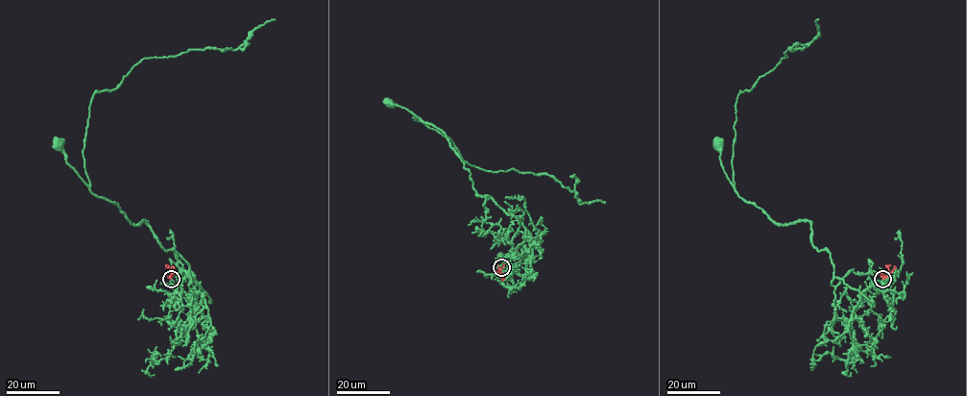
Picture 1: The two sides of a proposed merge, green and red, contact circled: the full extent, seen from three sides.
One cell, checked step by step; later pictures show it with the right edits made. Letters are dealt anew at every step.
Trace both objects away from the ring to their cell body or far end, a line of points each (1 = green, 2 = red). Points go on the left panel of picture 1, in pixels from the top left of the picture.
1: (171, 279), (176, 284), (183, 271), (188, 285), (188, 264), (146, 221), (132, 224), (95, 196), (59, 143)
2: (171, 279), (170, 269), (165, 264)

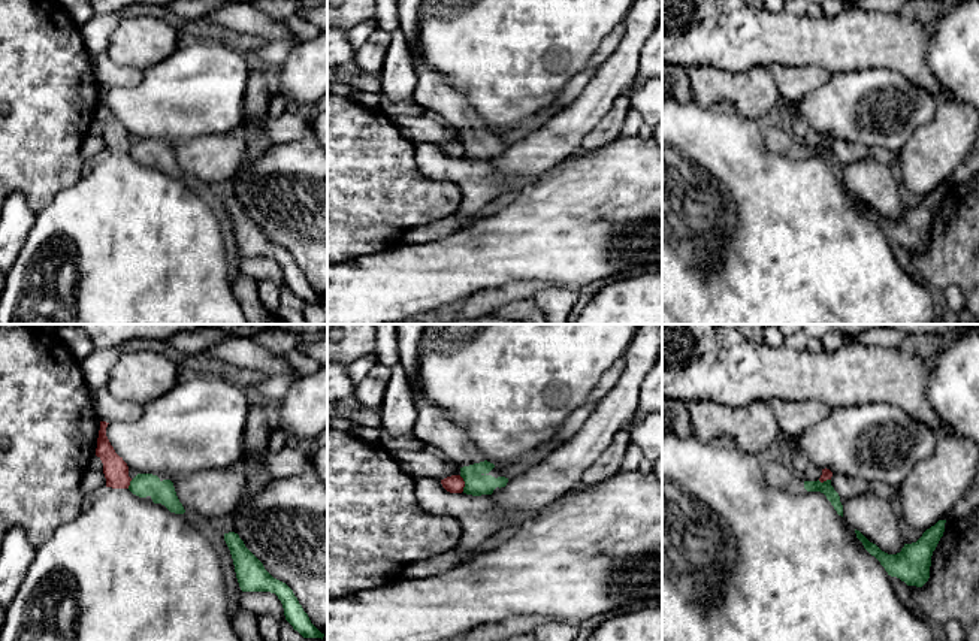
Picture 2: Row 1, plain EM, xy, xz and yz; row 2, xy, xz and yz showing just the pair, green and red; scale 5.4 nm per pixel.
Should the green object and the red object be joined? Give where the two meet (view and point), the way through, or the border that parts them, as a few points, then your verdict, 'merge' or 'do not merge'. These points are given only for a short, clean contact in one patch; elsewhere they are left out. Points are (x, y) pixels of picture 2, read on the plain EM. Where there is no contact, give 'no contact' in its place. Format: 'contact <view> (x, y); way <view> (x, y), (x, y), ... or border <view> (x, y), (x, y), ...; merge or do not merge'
contact xz (465, 148); border xz (459, 141), (464, 147), (464, 156); do not merge

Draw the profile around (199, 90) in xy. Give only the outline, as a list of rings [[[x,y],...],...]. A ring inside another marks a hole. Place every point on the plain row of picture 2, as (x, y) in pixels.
[[[185,40],[170,57],[143,70],[142,81],[138,85],[109,88],[106,102],[115,118],[139,139],[185,140],[206,134],[227,134],[241,126],[245,114],[247,82],[248,66],[244,55],[223,42]]]

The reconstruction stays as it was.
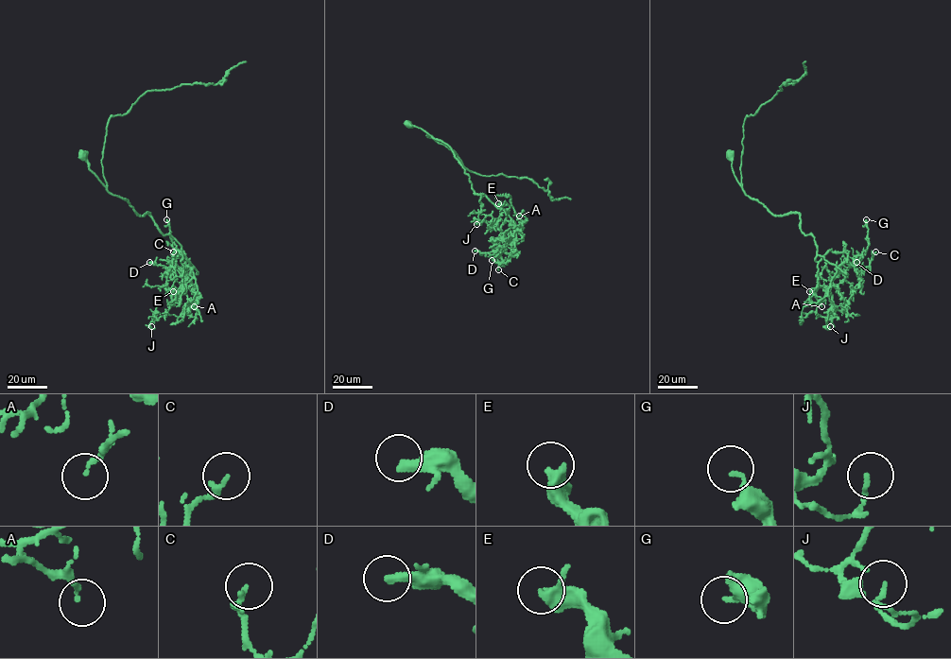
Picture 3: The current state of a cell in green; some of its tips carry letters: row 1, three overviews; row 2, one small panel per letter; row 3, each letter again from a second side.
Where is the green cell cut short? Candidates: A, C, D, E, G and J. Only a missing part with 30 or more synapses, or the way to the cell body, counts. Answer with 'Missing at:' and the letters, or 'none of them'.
Missing at: A

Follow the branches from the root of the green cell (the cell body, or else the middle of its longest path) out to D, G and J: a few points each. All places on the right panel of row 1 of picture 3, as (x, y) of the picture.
D: (730, 155), (747, 195), (775, 216), (799, 214), (816, 261), (831, 250), (860, 271), (856, 262)
G: (730, 155), (747, 195), (775, 216), (799, 214), (817, 262), (829, 250), (854, 259), (863, 253), (866, 219)
J: (730, 155), (747, 195), (775, 216), (798, 213), (800, 230), (814, 237), (818, 275), (834, 311), (830, 326)

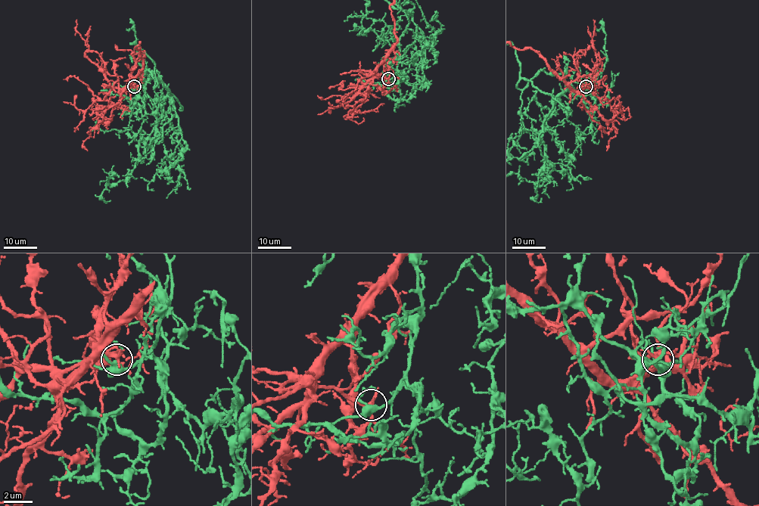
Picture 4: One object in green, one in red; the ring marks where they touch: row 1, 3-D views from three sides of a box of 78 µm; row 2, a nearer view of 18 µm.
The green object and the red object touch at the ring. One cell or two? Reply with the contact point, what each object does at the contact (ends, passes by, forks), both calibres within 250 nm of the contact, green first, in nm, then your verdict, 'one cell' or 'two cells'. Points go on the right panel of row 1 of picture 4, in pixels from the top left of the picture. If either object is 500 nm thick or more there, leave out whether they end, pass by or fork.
at (586, 86); green forks there; red forks there; 320 nm thick on the green side, 200 nm on the other; two cells

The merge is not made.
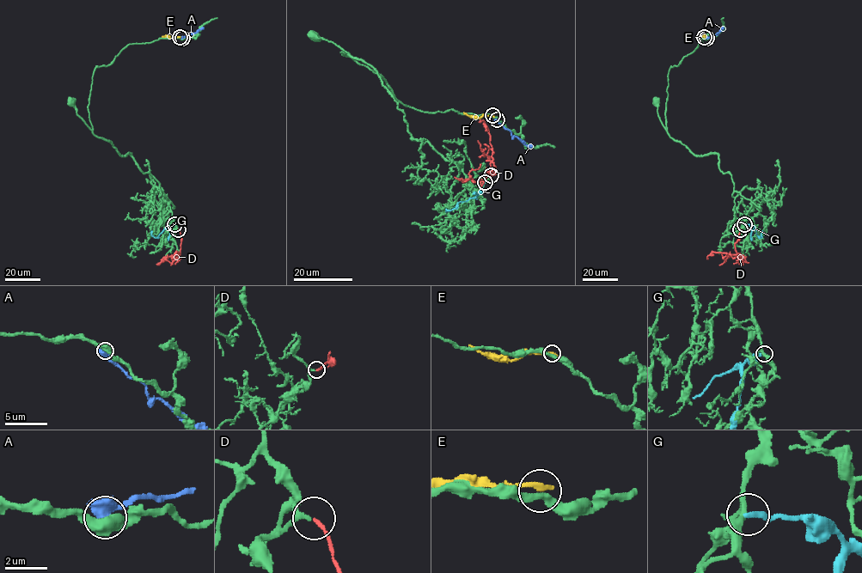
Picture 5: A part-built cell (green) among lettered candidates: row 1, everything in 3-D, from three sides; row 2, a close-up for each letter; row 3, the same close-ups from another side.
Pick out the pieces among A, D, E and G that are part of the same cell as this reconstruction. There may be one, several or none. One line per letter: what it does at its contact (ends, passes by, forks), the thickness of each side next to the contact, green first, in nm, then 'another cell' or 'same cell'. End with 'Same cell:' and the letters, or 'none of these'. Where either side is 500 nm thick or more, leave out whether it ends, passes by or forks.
A: calibres 550 and 650 nm; another cell
D: it ends; calibres 170 and 160 nm; same cell
E: it ends; calibres 280 and 280 nm; another cell
G: it ends; calibres 280 and 240 nm; another cell
Same cell: D

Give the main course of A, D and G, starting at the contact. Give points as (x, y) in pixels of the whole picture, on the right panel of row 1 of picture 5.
A: (706, 38), (723, 27)
D: (741, 228), (735, 244), (736, 253), (712, 252), (708, 259)
G: (744, 224), (753, 226), (760, 237), (762, 231)

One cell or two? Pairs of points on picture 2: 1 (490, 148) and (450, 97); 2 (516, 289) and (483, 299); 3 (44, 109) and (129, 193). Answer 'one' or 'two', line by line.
1: one
2: one
3: two

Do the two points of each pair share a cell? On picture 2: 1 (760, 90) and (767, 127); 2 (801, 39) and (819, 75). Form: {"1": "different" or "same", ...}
{"1": "different", "2": "different"}

